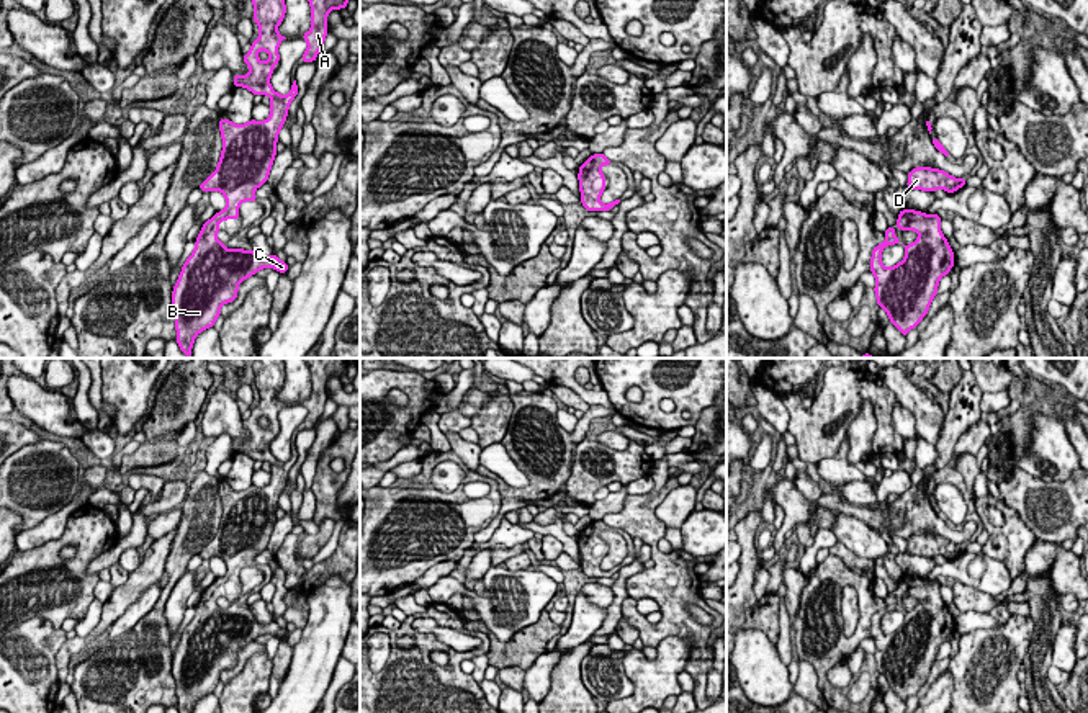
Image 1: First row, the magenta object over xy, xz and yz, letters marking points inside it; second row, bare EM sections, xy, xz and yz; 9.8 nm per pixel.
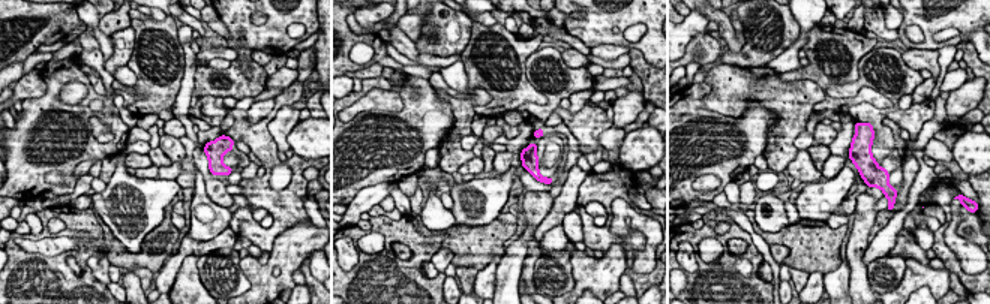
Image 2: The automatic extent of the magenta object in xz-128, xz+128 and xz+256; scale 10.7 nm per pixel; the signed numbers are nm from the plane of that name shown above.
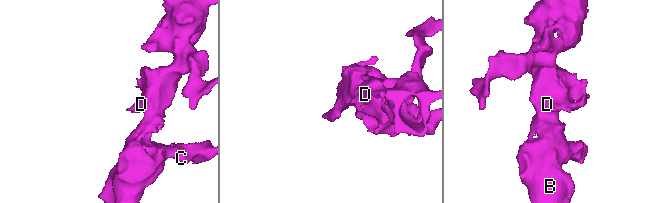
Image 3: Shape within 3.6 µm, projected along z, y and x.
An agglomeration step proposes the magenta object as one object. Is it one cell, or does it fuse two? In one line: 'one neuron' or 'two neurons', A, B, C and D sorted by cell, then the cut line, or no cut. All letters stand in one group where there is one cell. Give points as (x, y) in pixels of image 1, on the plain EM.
one neuron; groups A B C D; cut none

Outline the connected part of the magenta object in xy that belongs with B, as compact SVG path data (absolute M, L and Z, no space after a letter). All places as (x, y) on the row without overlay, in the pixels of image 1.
M252 358L250 366L259 406L244 420L249 440L245 443L234 440L234 453L244 453L254 461L268 461L272 479L265 487L250 486L245 491L218 487L223 518L214 540L198 554L221 558L226 574L203 590L195 617L183 630L173 652L172 675L178 713L193 713L200 698L214 693L221 672L237 664L241 648L267 633L280 639L288 638L288 630L276 620L262 625L255 617L226 615L218 607L219 589L239 585L239 572L244 567L257 567L255 556L268 546L278 499L288 482L290 469L298 461L296 446L288 461L276 460L270 451L273 435L280 428L278 412L286 406L276 397L286 379L285 358Z

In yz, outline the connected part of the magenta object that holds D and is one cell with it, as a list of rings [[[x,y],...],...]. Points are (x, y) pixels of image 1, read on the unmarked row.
[[[916,533],[908,540],[906,554],[923,556],[933,559],[937,554],[942,554],[947,559],[965,553],[967,545],[954,545],[939,535]]]

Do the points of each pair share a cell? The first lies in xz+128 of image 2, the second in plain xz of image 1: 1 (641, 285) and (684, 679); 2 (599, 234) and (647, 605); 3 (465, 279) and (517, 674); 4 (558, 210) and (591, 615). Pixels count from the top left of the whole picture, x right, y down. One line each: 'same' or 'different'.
1: different
2: different
3: same
4: different

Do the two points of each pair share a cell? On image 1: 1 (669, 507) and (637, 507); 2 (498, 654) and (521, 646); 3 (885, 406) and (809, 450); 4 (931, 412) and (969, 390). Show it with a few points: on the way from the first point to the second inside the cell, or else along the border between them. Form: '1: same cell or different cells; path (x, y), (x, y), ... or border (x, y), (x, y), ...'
1: different cells; border (679, 484), (656, 509), (656, 517), (666, 527)
2: same cell; path (503, 654), (516, 651)
3: same cell; path (864, 394), (853, 394), (820, 429)
4: different cells; border (946, 416), (935, 445)

